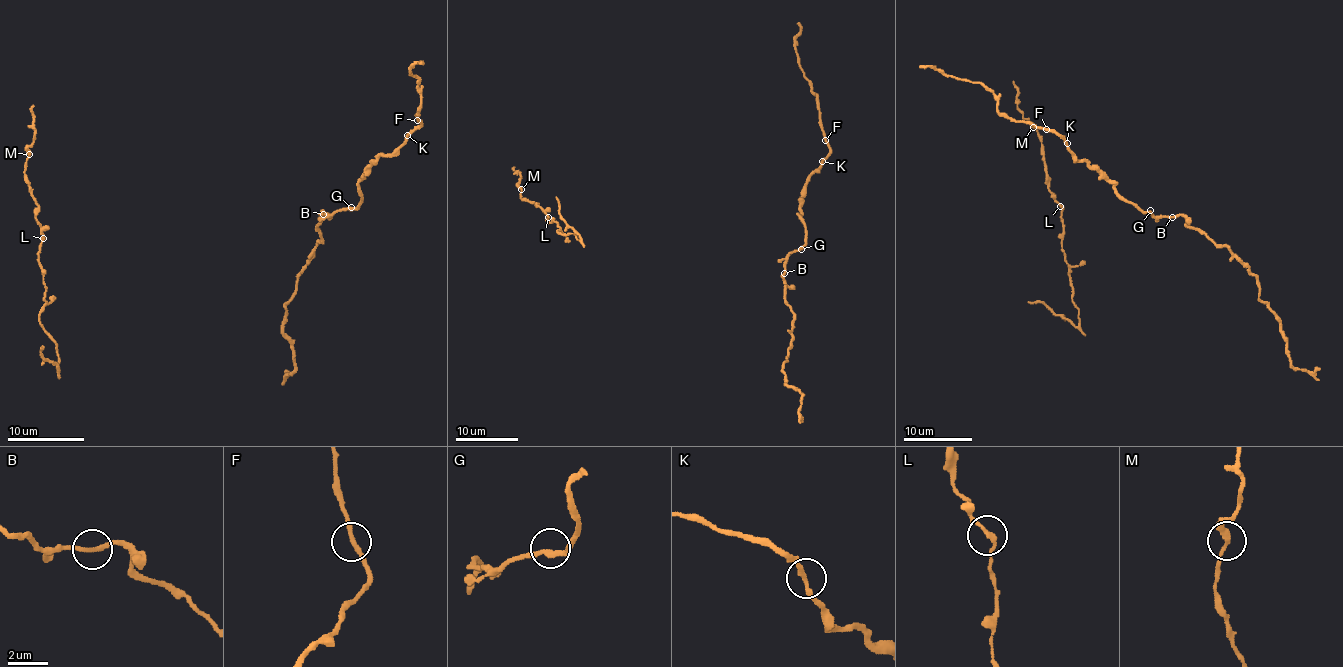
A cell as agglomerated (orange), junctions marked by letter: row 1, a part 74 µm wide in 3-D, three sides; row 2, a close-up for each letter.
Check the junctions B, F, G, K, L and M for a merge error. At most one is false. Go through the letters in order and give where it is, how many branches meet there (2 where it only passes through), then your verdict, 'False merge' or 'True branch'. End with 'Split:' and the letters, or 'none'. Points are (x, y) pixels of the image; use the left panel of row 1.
B: Place: (323, 214). Branches: 2. True branch
F: Place: (417, 120). Branches: 2. True branch
G: Place: (351, 207). Branches: 2. True branch
K: Place: (407, 135). Branches: 2. True branch
L: Place: (43, 238). Branches: 2. True branch
M: Place: (29, 154). Branches: 2. True branch
Split: none

